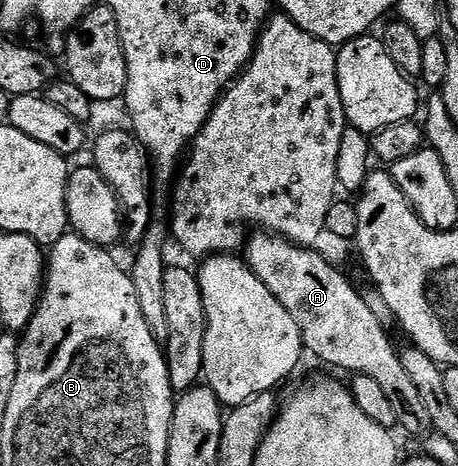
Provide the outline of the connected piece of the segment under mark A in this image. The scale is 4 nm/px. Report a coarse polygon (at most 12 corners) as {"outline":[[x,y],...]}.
{"outline":[[265,229],[244,262],[320,362],[431,430],[391,332],[318,252]]}

